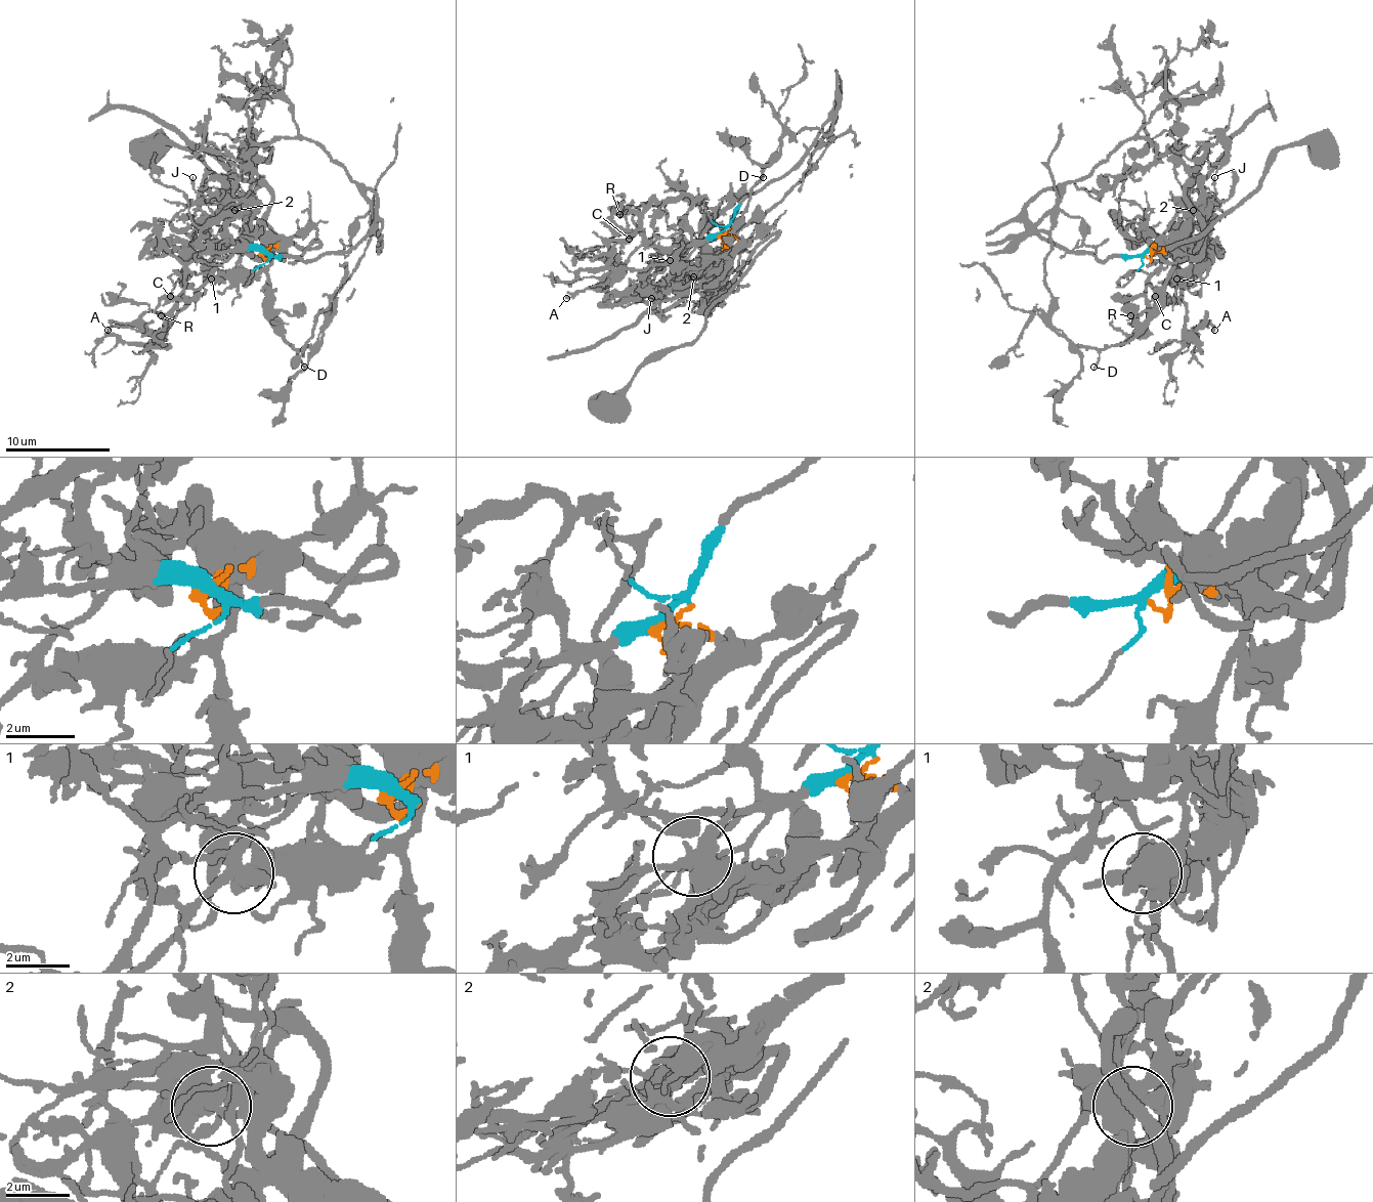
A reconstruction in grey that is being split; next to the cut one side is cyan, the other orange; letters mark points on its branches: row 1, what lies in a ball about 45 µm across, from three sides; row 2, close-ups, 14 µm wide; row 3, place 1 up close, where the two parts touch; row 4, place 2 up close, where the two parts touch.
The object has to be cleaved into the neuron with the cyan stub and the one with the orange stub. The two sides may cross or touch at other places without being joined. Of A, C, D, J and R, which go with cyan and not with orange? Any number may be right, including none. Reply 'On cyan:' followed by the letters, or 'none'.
On cyan: A, C, R

